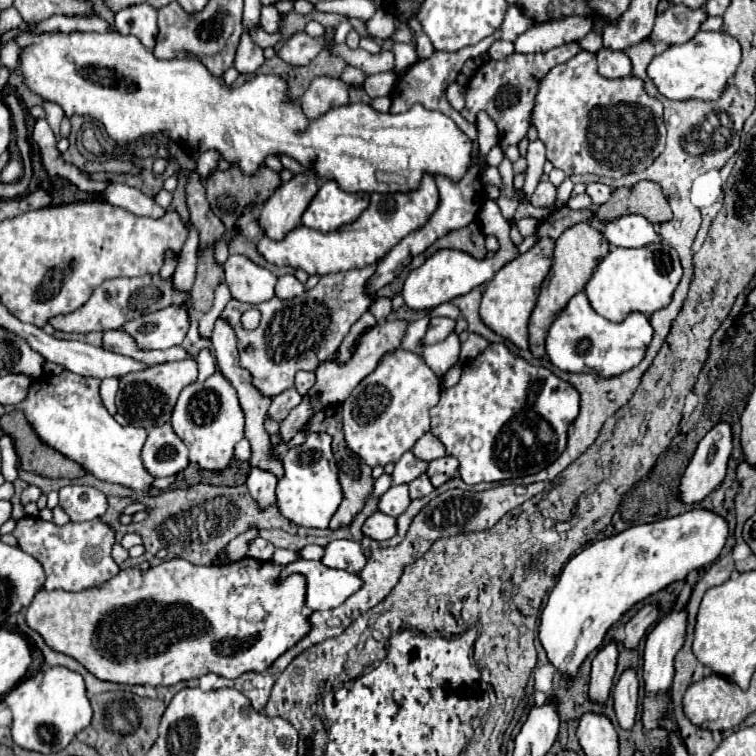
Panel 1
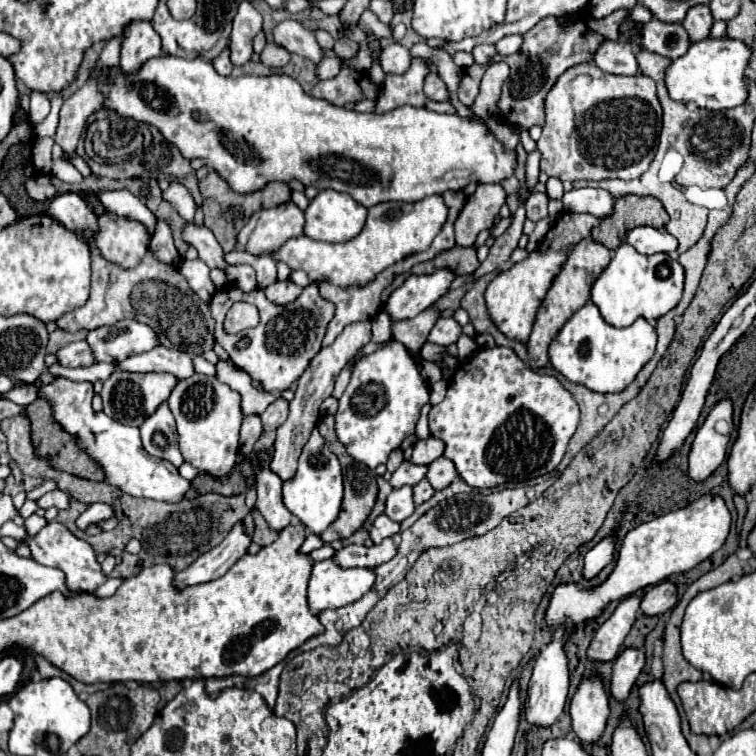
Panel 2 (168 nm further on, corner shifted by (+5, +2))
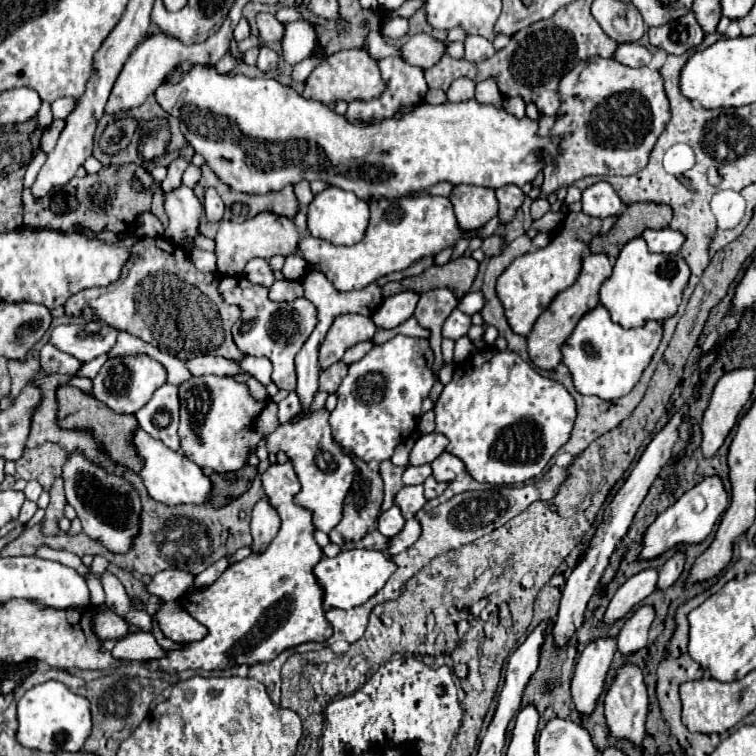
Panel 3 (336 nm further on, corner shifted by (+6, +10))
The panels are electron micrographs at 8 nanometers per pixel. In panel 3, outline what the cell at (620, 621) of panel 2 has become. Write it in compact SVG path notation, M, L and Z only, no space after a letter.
M655 567L643 569L641 573L629 577L615 593L611 599L607 613L605 613L605 623L613 623L621 619L625 613L629 613L637 603L641 603L647 595L651 595L657 589L657 575L659 571Z

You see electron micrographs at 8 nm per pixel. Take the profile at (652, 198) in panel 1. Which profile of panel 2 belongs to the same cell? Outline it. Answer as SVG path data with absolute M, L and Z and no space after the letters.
M626 195L618 197L614 203L614 213L610 213L610 217L604 217L600 225L592 229L592 239L600 241L608 249L616 249L622 243L626 229L638 225L650 225L660 229L666 223L668 213L656 197Z

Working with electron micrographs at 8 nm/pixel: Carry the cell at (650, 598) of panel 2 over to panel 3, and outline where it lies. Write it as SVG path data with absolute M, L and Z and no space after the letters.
M677 551L677 553L661 567L657 587L659 587L659 589L671 587L671 585L679 579L679 575L681 575L681 571L683 571L683 565L685 565L685 553L683 553L683 551Z

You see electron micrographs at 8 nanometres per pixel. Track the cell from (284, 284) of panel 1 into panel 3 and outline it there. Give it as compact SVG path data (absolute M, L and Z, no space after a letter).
M275 281L273 287L269 289L269 299L271 301L295 301L297 297L303 295L301 283L299 281Z

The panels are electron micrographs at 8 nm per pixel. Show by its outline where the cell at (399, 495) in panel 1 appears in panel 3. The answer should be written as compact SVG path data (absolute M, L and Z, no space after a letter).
M413 485L413 487L403 487L397 497L395 503L401 507L403 517L411 517L417 511L423 509L423 505L427 503L425 495L423 495L423 485Z

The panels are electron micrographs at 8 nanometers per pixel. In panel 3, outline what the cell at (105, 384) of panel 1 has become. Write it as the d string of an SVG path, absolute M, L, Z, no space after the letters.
M99 355L99 357L95 357L93 361L89 361L89 363L85 363L81 369L79 369L79 377L89 377L89 379L93 379L97 373L99 373L99 369L101 369L101 365L107 361L107 355L103 357L103 355Z

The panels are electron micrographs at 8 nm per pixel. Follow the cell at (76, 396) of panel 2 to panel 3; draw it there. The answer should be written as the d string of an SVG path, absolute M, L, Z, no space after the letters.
M137 429L135 431L135 437L133 437L133 445L137 447L139 455L145 459L145 467L141 471L141 477L143 477L143 483L149 491L149 495L155 499L155 501L161 501L169 507L173 505L183 505L183 503L189 503L189 505L203 505L209 501L211 497L211 491L213 491L213 485L211 485L211 479L201 471L201 467L197 467L193 461L189 461L189 457L181 455L179 451L173 451L169 449L167 445L163 445L163 441L159 439L153 439L149 433L145 433L143 429Z

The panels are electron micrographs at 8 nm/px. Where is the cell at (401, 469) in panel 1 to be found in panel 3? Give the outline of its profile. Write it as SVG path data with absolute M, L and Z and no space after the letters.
M407 465L405 473L403 473L403 483L405 485L421 485L429 475L431 475L431 465L419 465L419 467Z

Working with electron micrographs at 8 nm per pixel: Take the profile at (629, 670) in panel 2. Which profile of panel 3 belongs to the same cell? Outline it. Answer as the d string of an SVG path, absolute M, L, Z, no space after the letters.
M653 605L639 607L623 625L617 637L617 647L621 653L635 653L647 645L647 631L655 619Z

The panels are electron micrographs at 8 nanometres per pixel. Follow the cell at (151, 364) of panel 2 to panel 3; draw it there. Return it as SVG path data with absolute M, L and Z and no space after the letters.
M201 355L191 361L187 361L187 367L193 375L217 375L217 377L233 377L243 373L243 367L239 361L215 357L215 355Z

